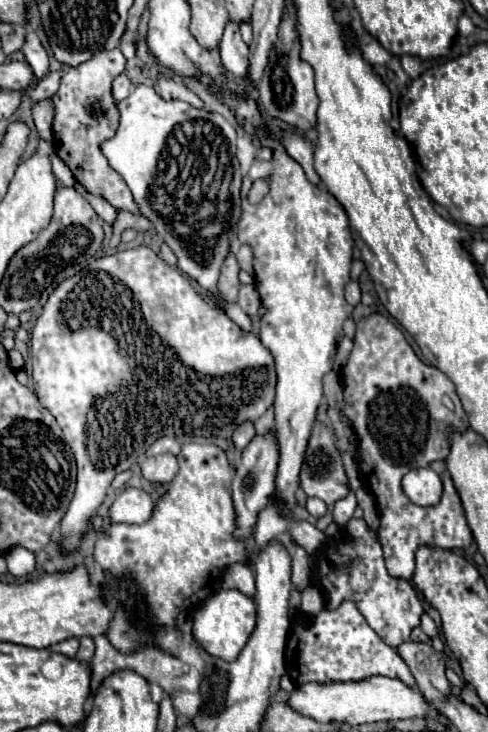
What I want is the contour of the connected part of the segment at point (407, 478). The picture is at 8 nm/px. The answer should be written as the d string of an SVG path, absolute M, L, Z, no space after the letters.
M430 466L408 470L402 478L402 490L414 504L434 506L442 496L442 480Z

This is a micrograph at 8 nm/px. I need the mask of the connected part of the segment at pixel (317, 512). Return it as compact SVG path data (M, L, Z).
M308 498L306 500L306 510L312 514L312 516L316 516L316 518L320 518L320 516L324 516L326 514L326 504L320 500L320 498Z

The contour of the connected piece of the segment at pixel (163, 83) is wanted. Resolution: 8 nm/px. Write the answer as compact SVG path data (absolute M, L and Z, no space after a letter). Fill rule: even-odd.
M158 74L156 88L158 88L160 96L164 96L164 100L184 100L196 108L204 108L204 102L180 78Z

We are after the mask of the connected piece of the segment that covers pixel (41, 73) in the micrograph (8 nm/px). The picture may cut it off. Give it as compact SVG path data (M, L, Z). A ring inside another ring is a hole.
M28 30L26 34L26 42L24 42L24 48L22 48L28 64L34 68L34 74L38 80L42 80L48 72L48 52L46 48L40 44L38 36L34 30Z

